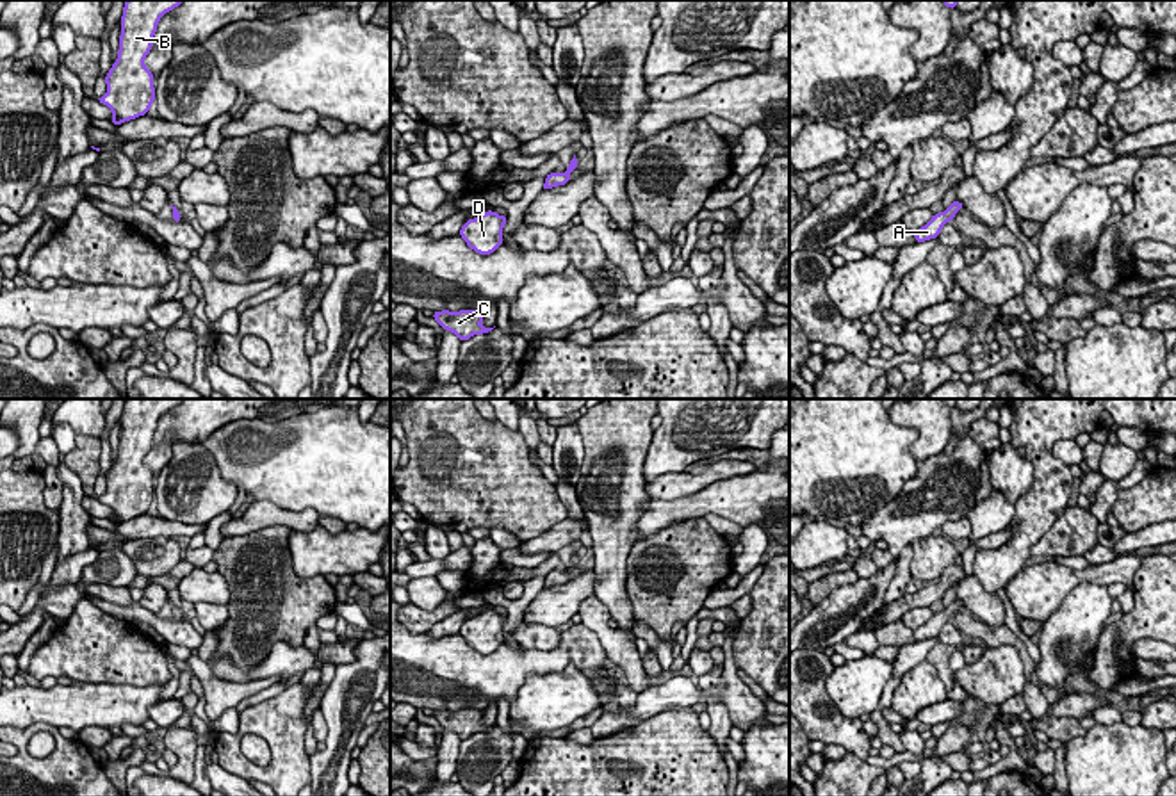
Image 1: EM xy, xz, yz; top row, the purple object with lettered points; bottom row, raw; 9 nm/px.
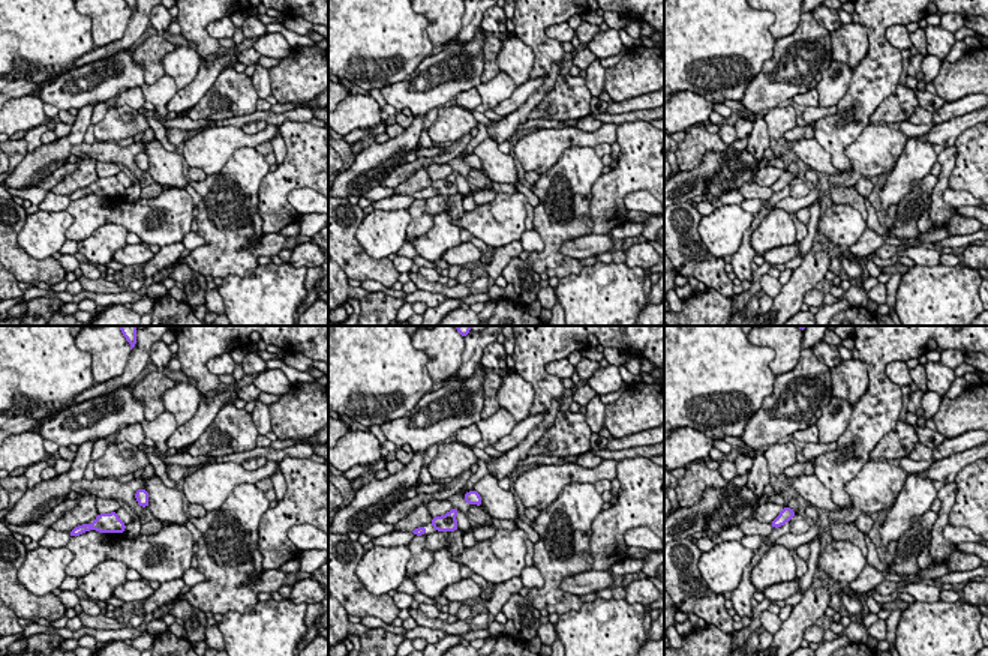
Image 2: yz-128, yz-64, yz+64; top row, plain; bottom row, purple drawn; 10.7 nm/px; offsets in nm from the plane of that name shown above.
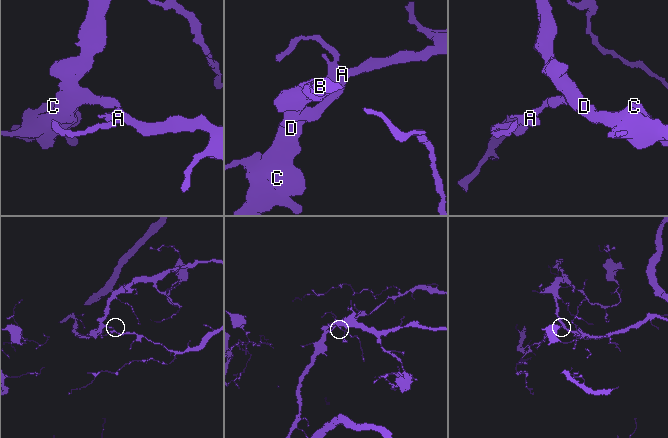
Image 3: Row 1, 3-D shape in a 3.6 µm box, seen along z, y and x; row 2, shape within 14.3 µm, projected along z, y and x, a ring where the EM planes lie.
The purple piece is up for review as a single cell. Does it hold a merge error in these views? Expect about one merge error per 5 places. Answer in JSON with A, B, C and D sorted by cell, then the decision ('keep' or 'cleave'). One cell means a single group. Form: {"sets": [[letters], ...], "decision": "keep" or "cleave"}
{"sets": [["A", "B", "C", "D"]], "decision": "keep"}

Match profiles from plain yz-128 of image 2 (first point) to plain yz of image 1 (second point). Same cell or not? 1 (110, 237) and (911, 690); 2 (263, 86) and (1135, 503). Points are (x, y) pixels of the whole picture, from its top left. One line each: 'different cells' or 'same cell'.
1: same cell
2: different cells

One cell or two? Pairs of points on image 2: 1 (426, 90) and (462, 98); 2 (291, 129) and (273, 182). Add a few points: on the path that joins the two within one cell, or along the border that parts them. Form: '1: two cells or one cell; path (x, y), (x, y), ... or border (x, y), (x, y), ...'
1: two cells; border (476, 87), (461, 90), (453, 98)
2: one cell; path (300, 140), (300, 156), (288, 168)

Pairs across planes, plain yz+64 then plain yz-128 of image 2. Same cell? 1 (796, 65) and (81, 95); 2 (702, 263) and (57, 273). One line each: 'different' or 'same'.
1: same
2: same

